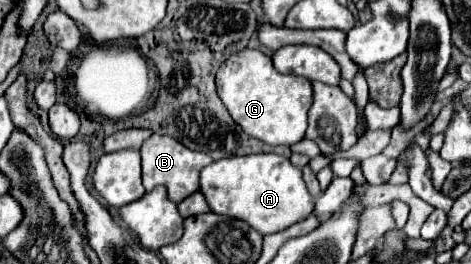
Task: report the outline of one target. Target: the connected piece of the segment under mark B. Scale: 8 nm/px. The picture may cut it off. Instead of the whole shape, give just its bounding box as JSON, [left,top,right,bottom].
[141,134,213,204]

